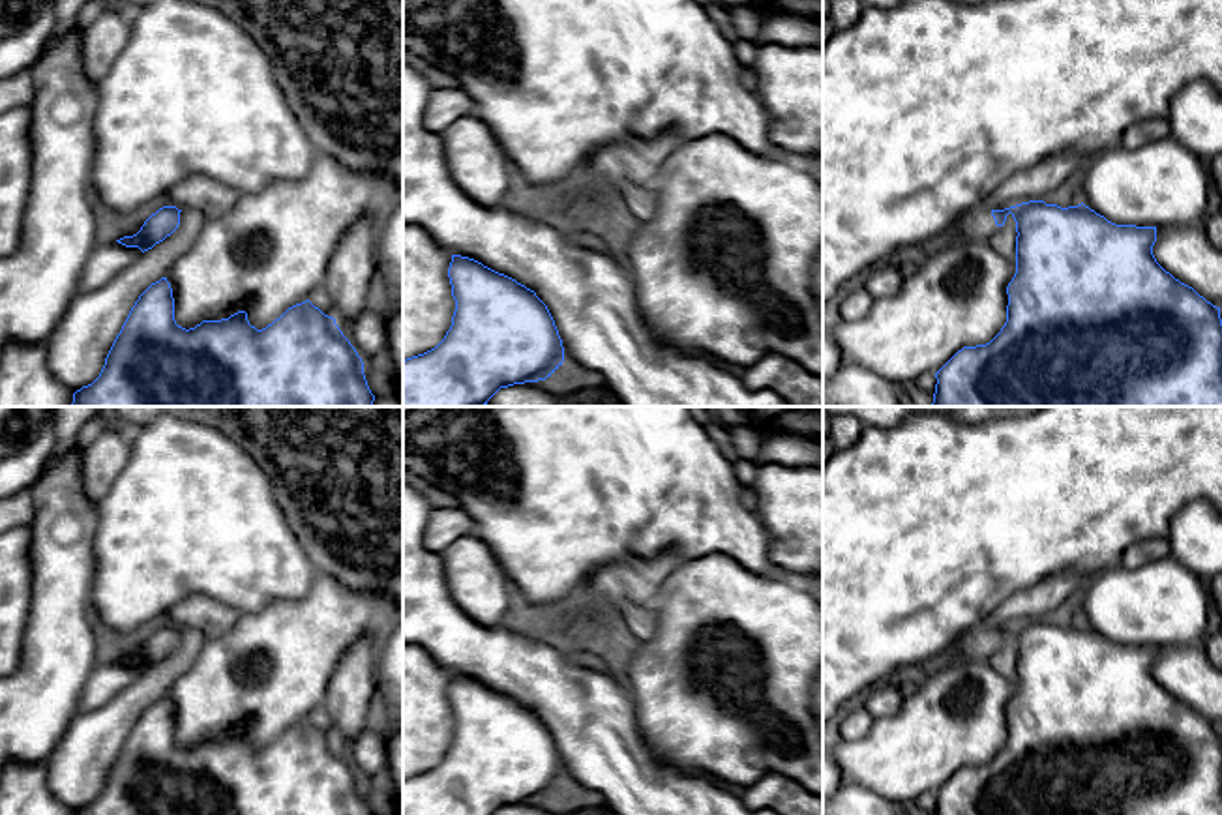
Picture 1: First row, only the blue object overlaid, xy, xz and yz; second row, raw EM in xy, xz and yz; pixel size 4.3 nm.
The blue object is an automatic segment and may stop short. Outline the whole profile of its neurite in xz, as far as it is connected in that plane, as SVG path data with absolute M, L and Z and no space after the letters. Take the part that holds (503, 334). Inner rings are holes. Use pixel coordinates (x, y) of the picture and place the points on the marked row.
M452 255L455 311L444 339L403 360L403 407L485 407L500 390L551 377L564 347L534 290Z

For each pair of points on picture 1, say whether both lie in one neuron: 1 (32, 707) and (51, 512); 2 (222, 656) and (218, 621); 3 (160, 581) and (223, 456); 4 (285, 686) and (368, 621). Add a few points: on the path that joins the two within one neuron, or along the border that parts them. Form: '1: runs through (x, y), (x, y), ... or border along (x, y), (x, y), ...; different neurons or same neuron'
1: runs through (55, 658), (55, 561); same neuron
2: border along (242, 613), (225, 634), (207, 639); different neurons
3: runs through (160, 549), (160, 540), (190, 510), (192, 488); same neuron
4: runs through (306, 666), (347, 624); same neuron

